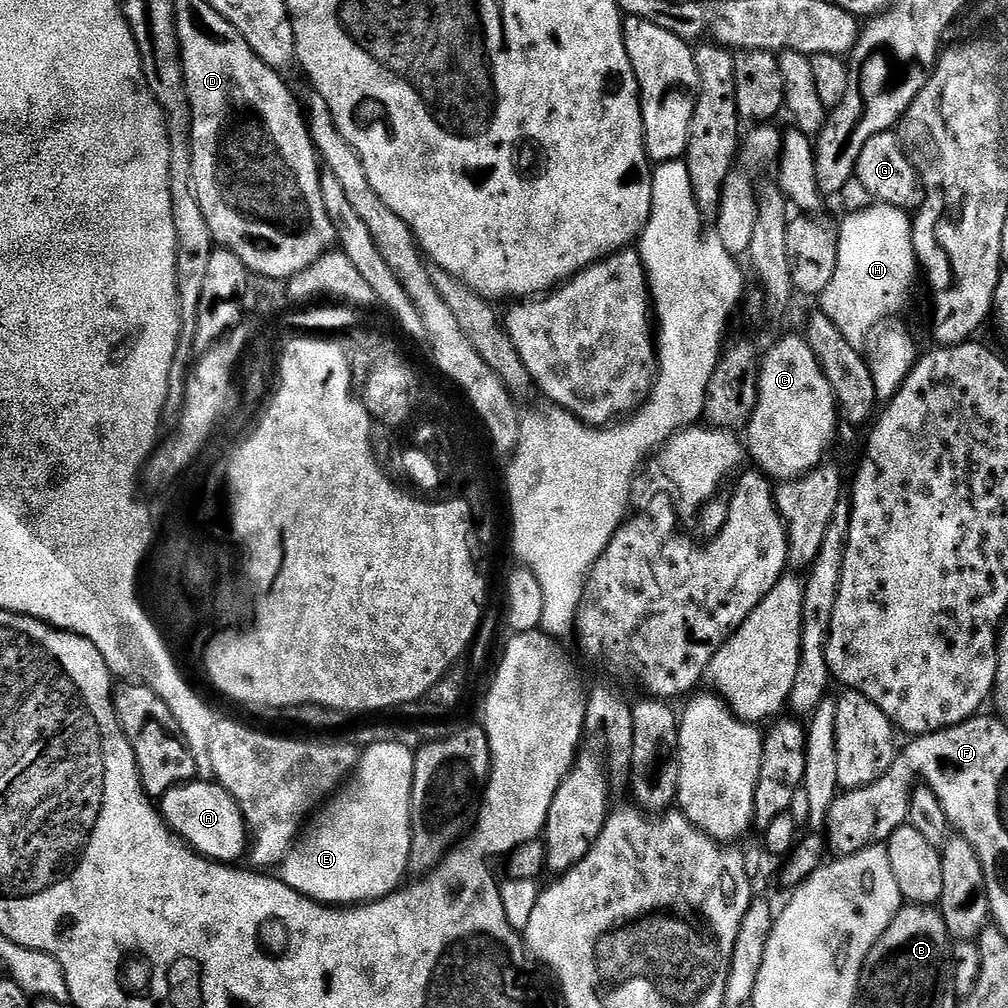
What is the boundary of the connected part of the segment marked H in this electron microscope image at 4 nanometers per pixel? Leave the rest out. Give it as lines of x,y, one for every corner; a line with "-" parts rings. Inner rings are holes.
876,202
876,203
873,203
871,206
873,208
864,208
861,210
861,212
850,213
849,216
846,217
845,220
841,222
840,228
838,227
838,239
836,241
836,245
838,246
838,266
834,270
834,278
830,278
830,286
826,286
826,290
820,293
818,297
818,303
820,303
818,304
819,311
824,312
826,314
826,318
830,318
830,322
834,322
834,326
838,326
838,330
842,330
842,338
846,338
846,342
850,342
850,346
854,346
855,348
858,348
858,349
863,349
865,347
864,343
866,343
868,339
869,339
868,340
868,343
869,343
869,341
873,339
874,333
877,331
877,329
879,329
881,325
883,325
885,322
888,322
888,321
883,322
883,320
888,320
891,318
891,316
898,315
899,312
902,311
903,308
907,306
908,299
910,299
912,296
912,282
916,278
916,268
918,272
918,253
916,250
916,241
912,235
912,225
914,223
913,217
909,215
909,213
901,210
901,208
895,208
894,206
890,206
889,204
882,204
882,203

